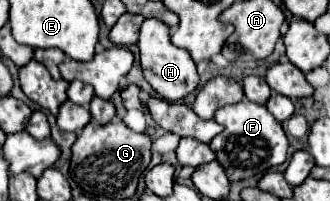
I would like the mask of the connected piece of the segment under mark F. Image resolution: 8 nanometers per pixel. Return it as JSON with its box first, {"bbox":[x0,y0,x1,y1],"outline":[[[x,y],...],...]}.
{"bbox":[209,98,289,182],"outline":[[[245,98],[237,104],[219,108],[215,112],[215,122],[219,122],[225,130],[219,136],[215,136],[215,140],[211,140],[209,146],[215,152],[217,162],[225,168],[227,178],[231,182],[265,174],[269,168],[275,168],[287,160],[287,148],[289,148],[287,136],[281,124],[271,116],[271,112],[265,110],[265,106],[247,102]]]}

